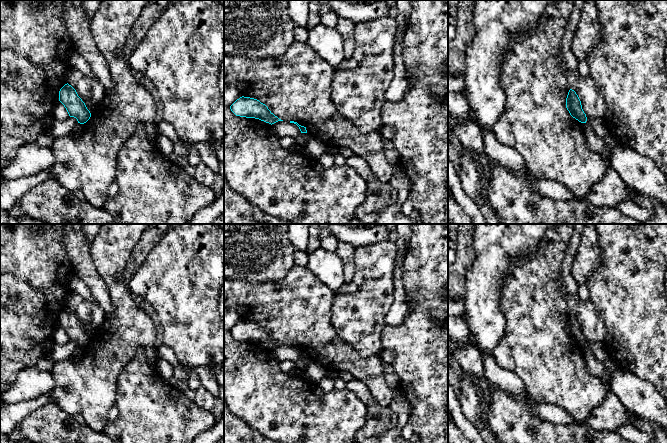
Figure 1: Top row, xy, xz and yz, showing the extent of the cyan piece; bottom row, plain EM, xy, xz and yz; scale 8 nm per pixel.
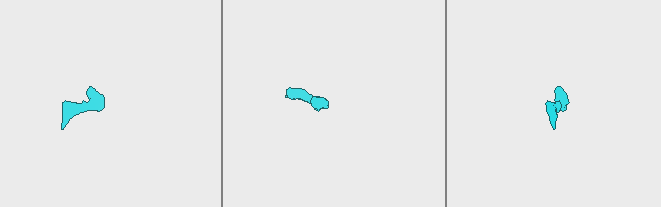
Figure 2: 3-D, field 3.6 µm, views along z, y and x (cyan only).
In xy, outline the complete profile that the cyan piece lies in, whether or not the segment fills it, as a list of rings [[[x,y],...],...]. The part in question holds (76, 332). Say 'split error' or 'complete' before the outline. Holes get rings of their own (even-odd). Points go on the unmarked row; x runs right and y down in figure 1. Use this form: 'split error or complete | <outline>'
complete | [[[68,307],[60,313],[59,325],[66,332],[69,340],[76,342],[78,347],[84,348],[90,343],[90,335],[78,320],[76,314]]]

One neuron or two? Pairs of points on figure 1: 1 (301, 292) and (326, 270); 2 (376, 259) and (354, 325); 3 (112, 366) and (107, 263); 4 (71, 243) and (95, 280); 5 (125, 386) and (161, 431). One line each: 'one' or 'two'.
1: two
2: one
3: one
4: one
5: one

